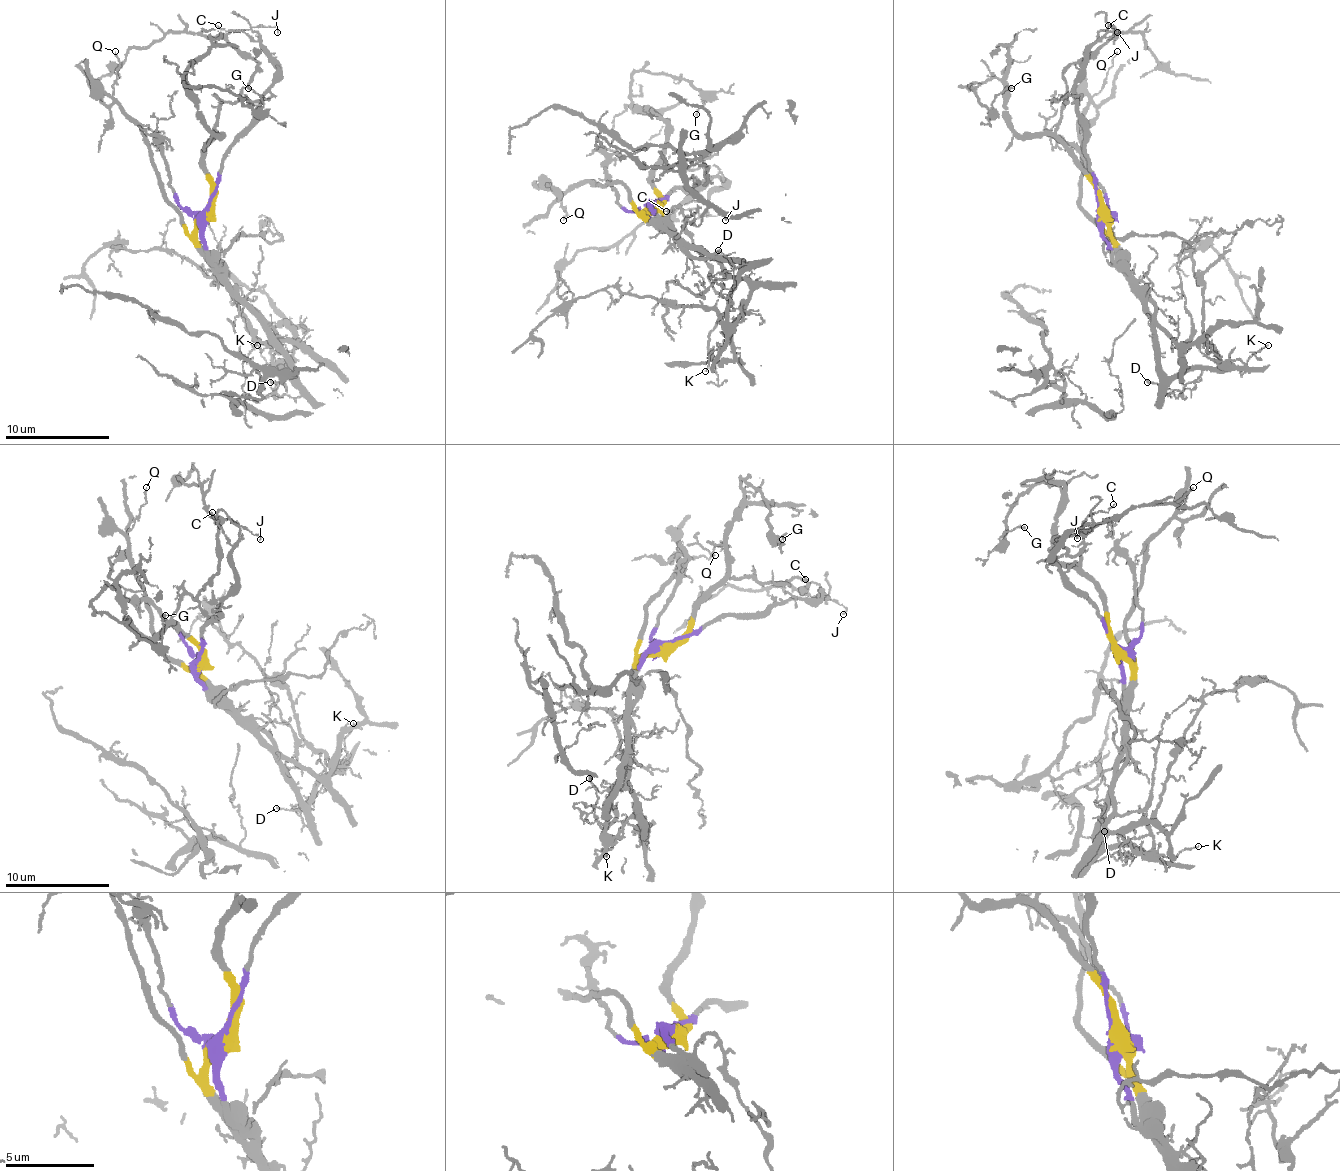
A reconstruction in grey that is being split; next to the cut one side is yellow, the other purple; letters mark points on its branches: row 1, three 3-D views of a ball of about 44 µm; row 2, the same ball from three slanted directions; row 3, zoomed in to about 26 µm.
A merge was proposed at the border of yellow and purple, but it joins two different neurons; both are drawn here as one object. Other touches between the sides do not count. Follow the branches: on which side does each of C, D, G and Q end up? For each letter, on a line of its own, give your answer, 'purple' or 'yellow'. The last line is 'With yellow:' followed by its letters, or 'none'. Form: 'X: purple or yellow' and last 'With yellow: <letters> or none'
C: purple
D: yellow
G: yellow
Q: yellow
With yellow: D, G, Q

